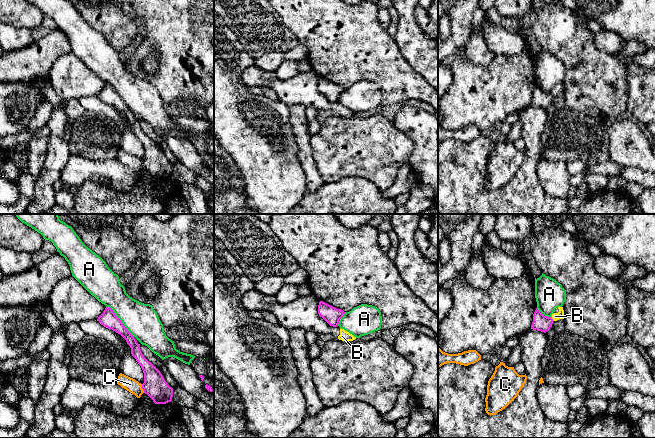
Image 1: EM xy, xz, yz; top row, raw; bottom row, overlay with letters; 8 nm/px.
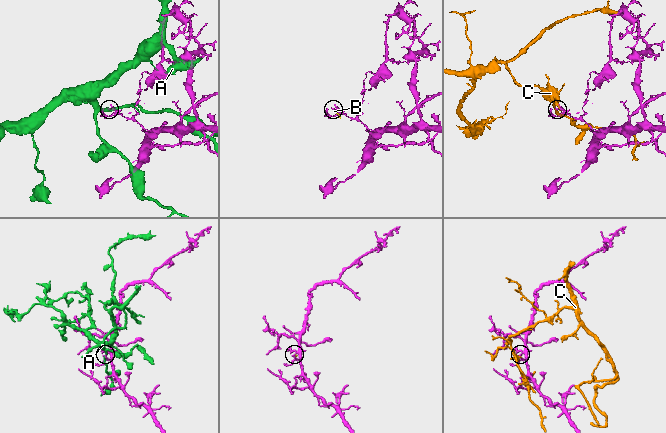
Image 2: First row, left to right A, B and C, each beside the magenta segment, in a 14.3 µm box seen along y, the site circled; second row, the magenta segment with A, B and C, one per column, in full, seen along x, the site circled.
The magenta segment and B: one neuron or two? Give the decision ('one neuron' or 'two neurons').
two neurons

